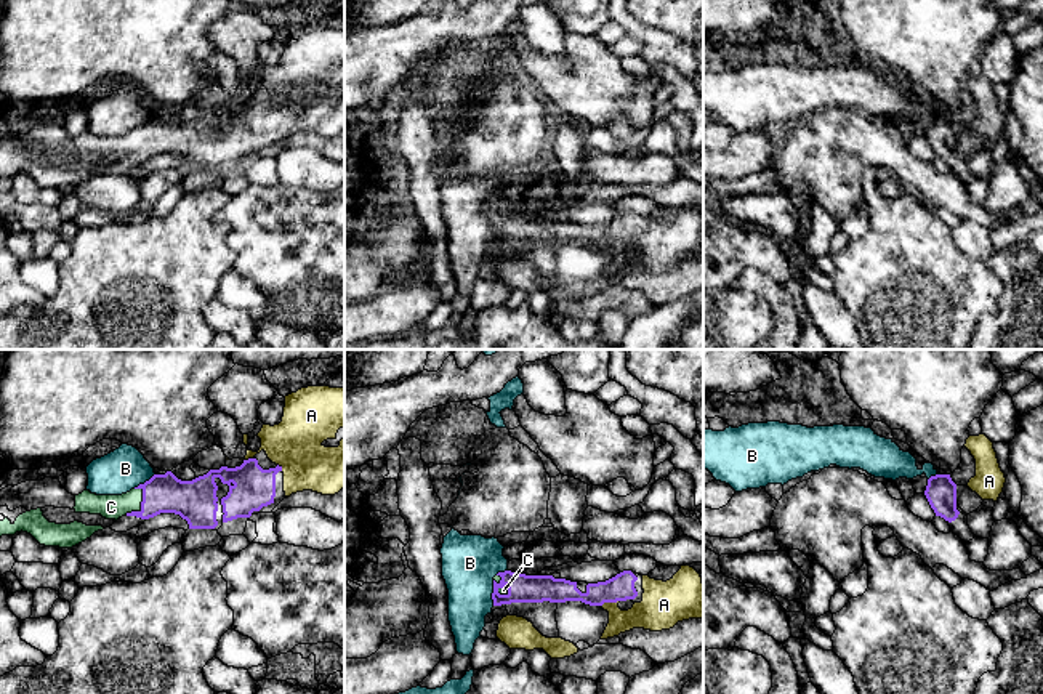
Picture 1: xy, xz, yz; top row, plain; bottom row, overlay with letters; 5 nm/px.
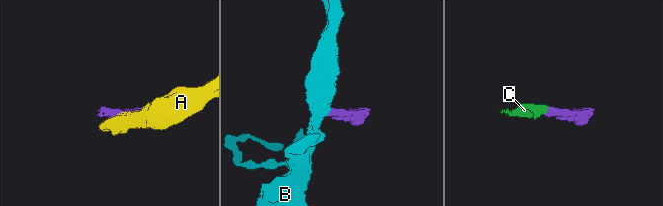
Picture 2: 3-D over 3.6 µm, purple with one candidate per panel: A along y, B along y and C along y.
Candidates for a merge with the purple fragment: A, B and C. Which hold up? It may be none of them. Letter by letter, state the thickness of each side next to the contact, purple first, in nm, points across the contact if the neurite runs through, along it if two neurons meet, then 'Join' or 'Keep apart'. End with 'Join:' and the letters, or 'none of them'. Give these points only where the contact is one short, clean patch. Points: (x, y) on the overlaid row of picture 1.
A: Thickness 130 nm (purple) against 200 nm. Join
B: Thickness 140 nm (purple) against 280 nm. Boundary: xz (494, 581), (492, 605). Keep apart
C: Thickness 190 nm (purple) against 130 nm. Path across: xy (165, 492), (141, 505), (111, 507). Join
Join: A, C

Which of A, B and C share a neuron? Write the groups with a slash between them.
A C / B

